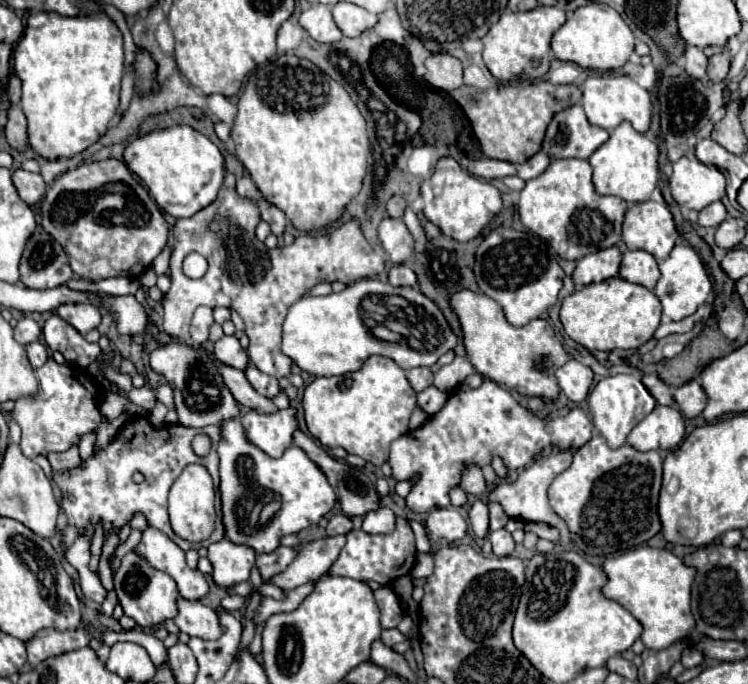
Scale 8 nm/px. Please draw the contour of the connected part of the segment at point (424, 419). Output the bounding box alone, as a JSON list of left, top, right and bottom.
[409,408,431,430]

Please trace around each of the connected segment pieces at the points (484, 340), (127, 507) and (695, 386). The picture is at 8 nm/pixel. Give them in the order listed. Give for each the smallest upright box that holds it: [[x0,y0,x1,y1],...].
[[451,290,571,402],[53,414,225,552],[675,380,707,418]]

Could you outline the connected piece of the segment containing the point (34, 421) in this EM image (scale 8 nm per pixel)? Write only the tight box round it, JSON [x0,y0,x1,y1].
[13,358,101,458]

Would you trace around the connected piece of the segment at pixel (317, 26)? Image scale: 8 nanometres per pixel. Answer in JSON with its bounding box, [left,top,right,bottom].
[299,4,343,42]

